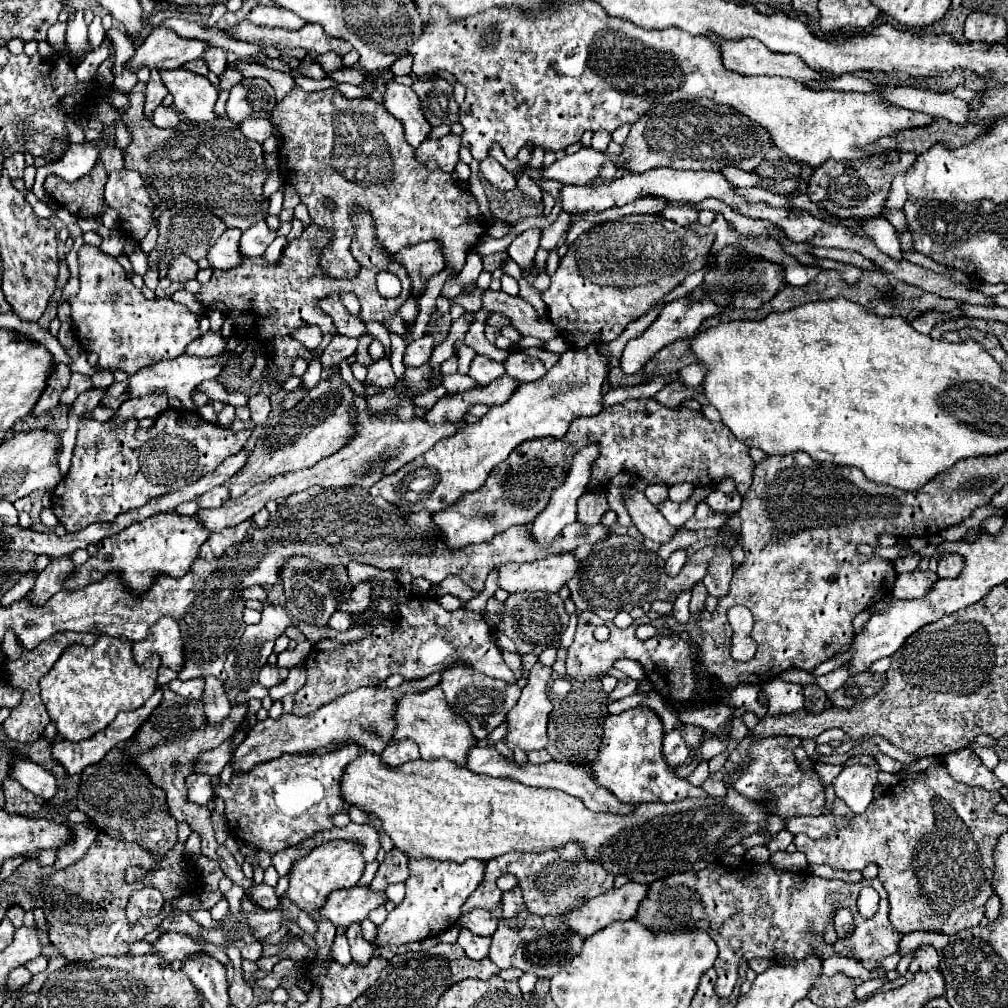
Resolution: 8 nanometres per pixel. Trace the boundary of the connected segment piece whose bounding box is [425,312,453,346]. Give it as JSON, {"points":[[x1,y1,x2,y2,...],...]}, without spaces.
{"points":[[433,312,429,318,429,324,425,328,425,334,431,334,435,340,435,346,439,346,439,336,447,336,451,324,453,324,453,318,449,314,439,316,437,312]]}

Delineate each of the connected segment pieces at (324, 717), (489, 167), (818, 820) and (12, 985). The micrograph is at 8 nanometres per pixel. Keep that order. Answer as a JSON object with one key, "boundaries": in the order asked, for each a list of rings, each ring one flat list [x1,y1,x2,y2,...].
{"boundaries":[[[435,672,433,676,421,678,421,680,405,680,397,688,357,688,345,696,339,696,337,700,331,700,329,704,321,706,317,712,299,718,291,712,283,712,281,718,273,720,267,718,263,722,257,722,247,738,241,742,241,746,233,752,233,770,235,772,247,772,253,766,279,758,281,754,301,754,309,752,313,748,325,748,331,742,343,744,343,742,357,742,365,746,369,752,381,754,385,746,389,744,389,736,393,736,393,708,397,704,397,698,401,700,401,692,423,692,425,688,433,688,441,682,443,672]],[[487,158,481,162,479,166,481,176,495,188,499,190,513,190,517,186,517,178,513,174,509,174,495,158]],[[829,814,823,816,797,816,797,818,787,818,785,820,785,830,789,828,791,834,807,834,813,840,819,840,823,836,829,834,829,830,833,828,835,818]],[[21,966,21,968,15,968,15,970,9,974,7,986,9,986,9,990,13,992,13,990,25,986,29,980,31,980,31,972,29,972,25,966]]]}

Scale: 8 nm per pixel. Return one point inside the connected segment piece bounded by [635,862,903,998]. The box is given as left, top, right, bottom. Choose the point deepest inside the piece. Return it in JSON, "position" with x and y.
{"position":[768,913]}

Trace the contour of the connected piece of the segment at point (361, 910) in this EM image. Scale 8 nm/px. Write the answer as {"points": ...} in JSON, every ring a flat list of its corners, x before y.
{"points":[[353,886,331,892,319,912,335,926,351,926,355,922,365,920,371,910,383,906,385,902,385,892,373,892,369,886]]}

